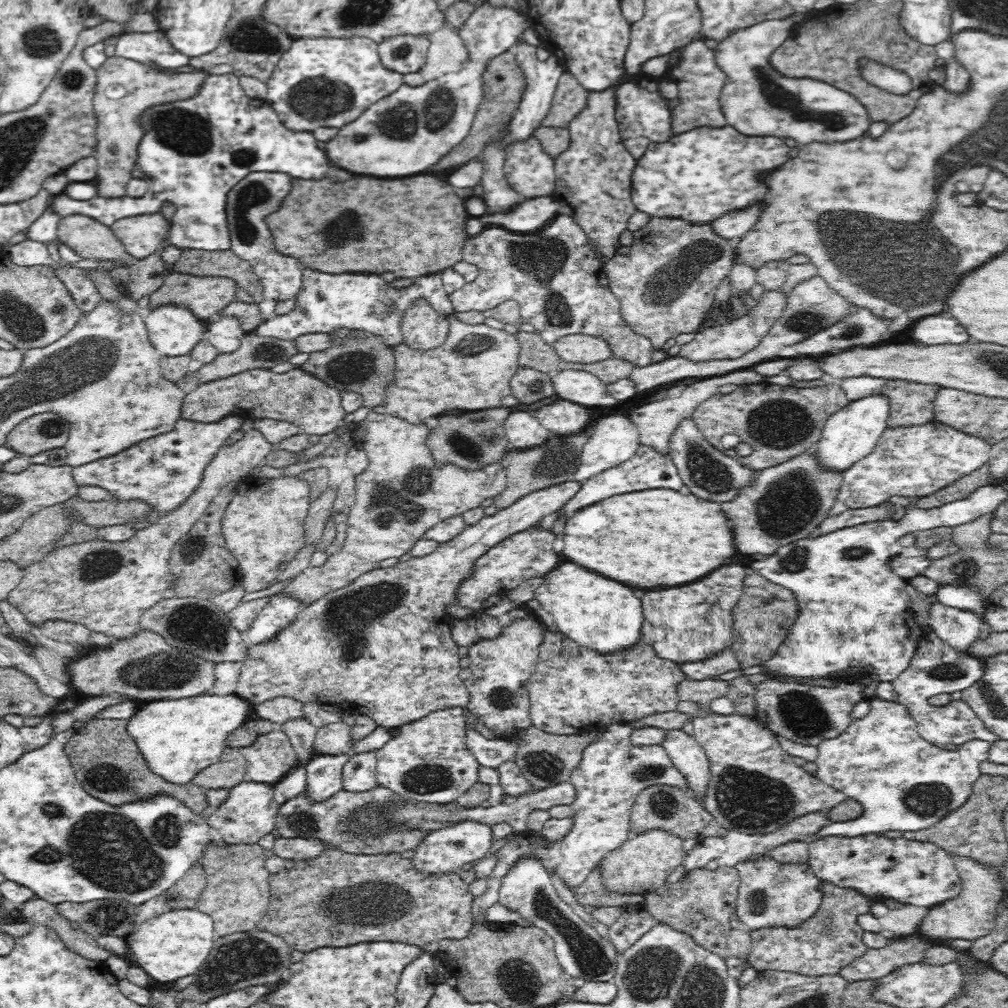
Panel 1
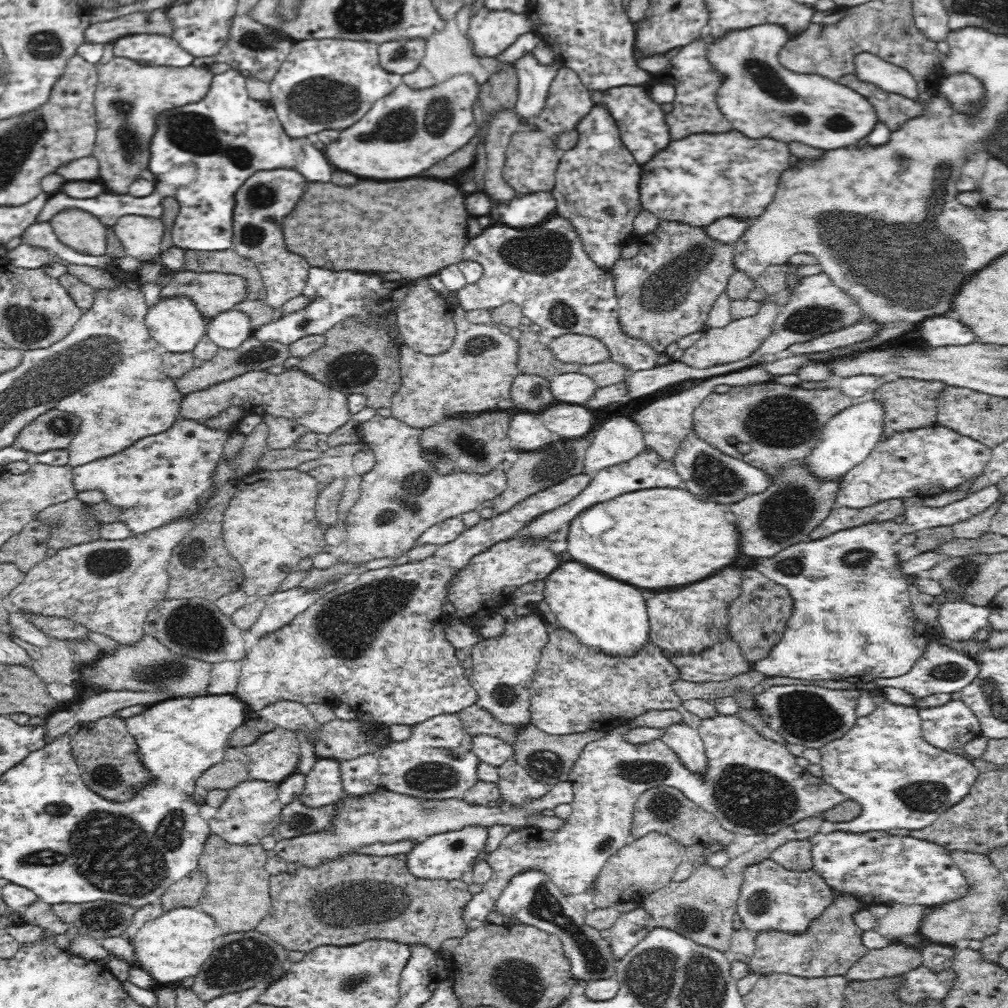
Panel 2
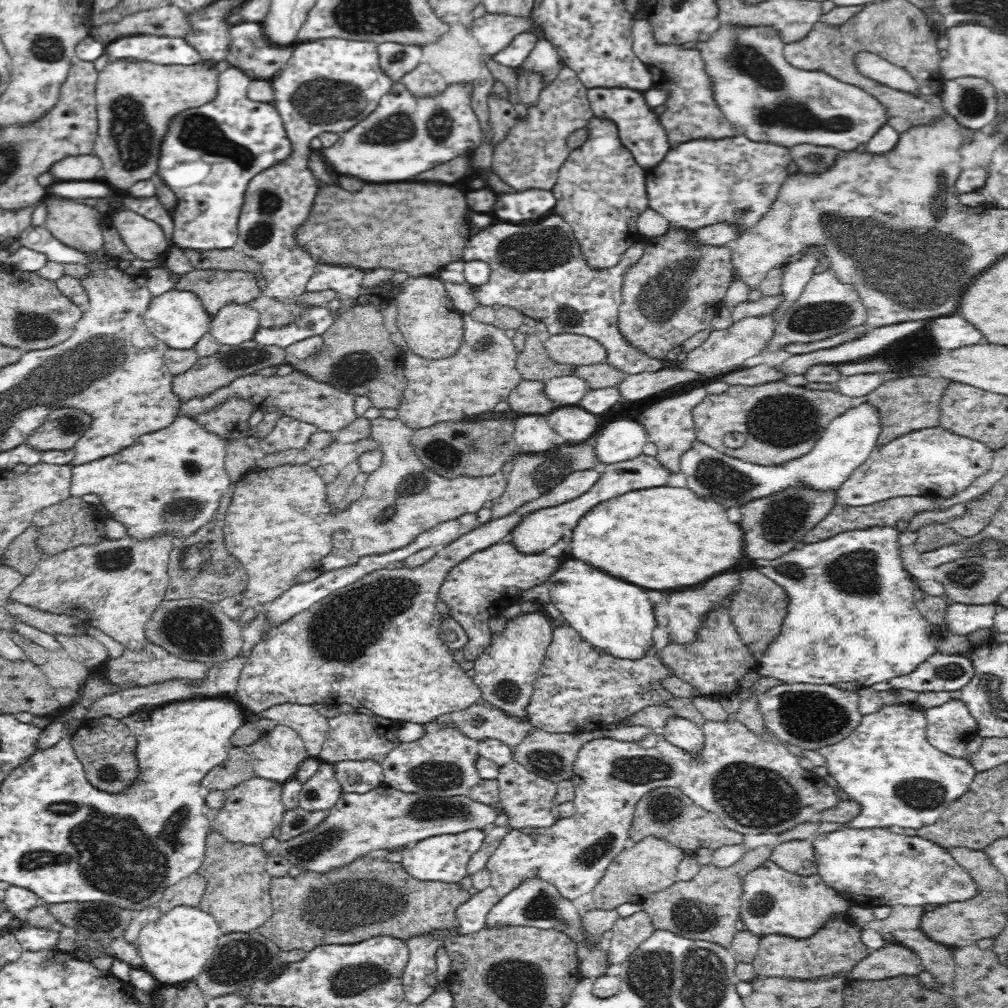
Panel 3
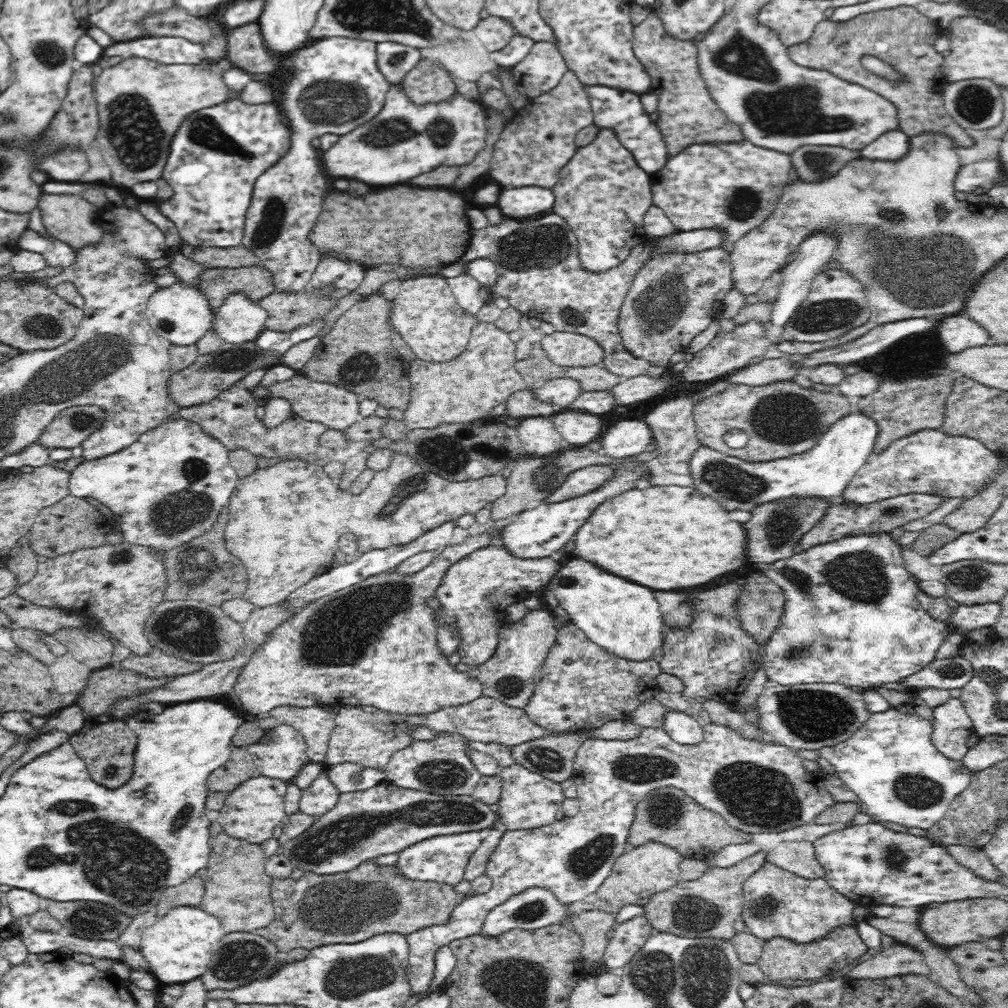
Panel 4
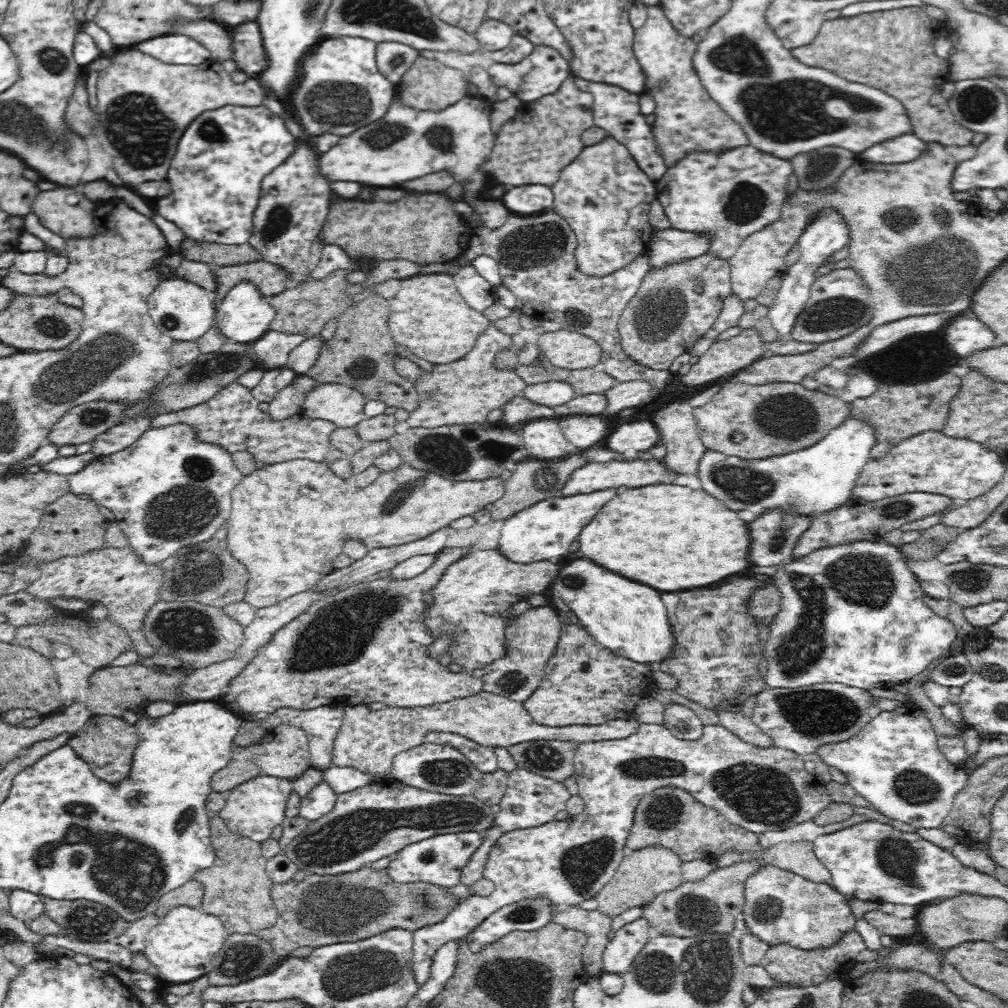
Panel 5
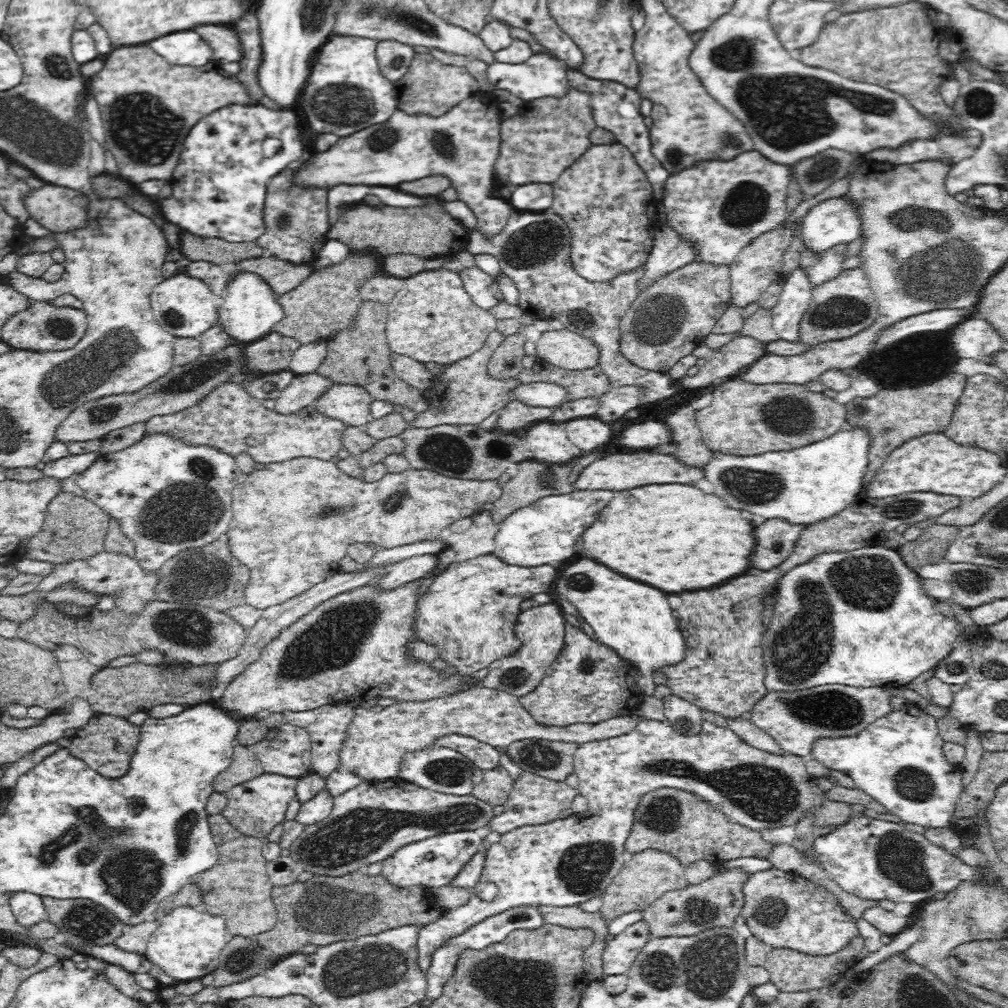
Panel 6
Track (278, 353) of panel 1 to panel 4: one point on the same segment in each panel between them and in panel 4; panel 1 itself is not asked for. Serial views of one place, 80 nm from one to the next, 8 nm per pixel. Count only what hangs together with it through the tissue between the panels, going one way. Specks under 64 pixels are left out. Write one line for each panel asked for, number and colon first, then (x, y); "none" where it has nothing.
2: (253, 354)
3: (208, 374)
4: (207, 377)

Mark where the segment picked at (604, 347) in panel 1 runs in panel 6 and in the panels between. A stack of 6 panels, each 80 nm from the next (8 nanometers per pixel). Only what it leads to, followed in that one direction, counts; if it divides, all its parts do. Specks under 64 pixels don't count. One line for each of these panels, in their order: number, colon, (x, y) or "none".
2: (570, 348)
3: (565, 348)
4: (569, 349)
5: (564, 348)
6: (563, 348)

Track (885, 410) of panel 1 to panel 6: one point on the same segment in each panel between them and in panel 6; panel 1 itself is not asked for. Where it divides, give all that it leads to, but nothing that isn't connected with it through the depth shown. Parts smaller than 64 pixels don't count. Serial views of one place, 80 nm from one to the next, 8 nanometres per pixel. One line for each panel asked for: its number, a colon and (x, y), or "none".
2: (847, 439)
3: (848, 440)
4: (825, 471)
5: (820, 478)
6: (805, 485)

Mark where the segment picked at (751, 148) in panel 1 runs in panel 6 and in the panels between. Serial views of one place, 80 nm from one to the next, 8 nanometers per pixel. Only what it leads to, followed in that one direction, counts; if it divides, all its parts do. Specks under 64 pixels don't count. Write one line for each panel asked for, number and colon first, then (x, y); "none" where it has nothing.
2: (698, 180)
3: (702, 182)
4: (734, 187)
5: (730, 195)
6: (720, 206)

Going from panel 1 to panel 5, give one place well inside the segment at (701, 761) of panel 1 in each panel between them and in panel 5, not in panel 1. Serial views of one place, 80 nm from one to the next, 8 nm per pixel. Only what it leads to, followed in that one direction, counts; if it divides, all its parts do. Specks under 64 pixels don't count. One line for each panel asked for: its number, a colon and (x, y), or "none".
2: (685, 741)
3: (685, 734)
4: (683, 728)
5: (683, 722)

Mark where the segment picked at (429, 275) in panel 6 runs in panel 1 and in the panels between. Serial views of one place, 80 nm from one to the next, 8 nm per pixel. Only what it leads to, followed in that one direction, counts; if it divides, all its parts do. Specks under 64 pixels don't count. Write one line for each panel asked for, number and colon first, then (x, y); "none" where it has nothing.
1: (423, 328)
2: (426, 324)
3: (432, 326)
4: (425, 314)
5: (428, 316)

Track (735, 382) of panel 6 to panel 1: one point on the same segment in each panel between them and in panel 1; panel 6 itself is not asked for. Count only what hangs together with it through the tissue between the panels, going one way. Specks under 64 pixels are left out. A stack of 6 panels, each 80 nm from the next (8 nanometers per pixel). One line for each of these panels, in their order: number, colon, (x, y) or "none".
1: (779, 423)
2: (782, 424)
3: (781, 422)
4: (781, 419)
5: (779, 417)

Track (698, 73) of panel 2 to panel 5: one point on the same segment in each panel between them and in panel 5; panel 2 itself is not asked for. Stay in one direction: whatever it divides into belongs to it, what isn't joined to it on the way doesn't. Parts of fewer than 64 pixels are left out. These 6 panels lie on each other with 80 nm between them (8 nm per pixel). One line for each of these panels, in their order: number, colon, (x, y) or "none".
3: (691, 112)
4: (688, 114)
5: (687, 118)

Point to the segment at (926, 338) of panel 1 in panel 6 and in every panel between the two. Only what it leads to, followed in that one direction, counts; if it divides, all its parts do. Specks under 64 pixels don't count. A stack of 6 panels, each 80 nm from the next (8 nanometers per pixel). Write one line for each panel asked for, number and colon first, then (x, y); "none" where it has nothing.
2: (941, 331)
3: (951, 332)
4: (957, 333)
5: (965, 336)
6: (975, 339)

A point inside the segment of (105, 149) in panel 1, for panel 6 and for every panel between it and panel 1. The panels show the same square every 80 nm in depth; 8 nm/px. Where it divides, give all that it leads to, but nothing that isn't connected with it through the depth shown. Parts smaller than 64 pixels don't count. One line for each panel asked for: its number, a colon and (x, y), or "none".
2: (129, 94)
3: (134, 98)
4: (134, 144)
5: (124, 90)
6: (146, 143)

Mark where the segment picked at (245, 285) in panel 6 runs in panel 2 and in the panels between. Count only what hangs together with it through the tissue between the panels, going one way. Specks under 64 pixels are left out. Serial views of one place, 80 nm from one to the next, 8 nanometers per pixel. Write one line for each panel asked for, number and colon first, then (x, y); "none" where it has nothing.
2: (230, 329)
3: (234, 324)
4: (239, 320)
5: (243, 315)

